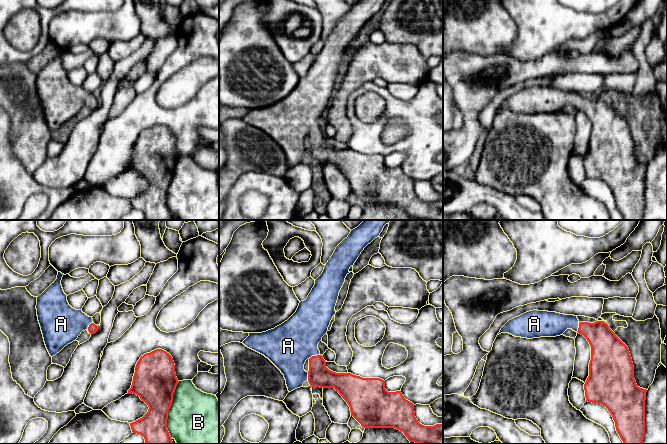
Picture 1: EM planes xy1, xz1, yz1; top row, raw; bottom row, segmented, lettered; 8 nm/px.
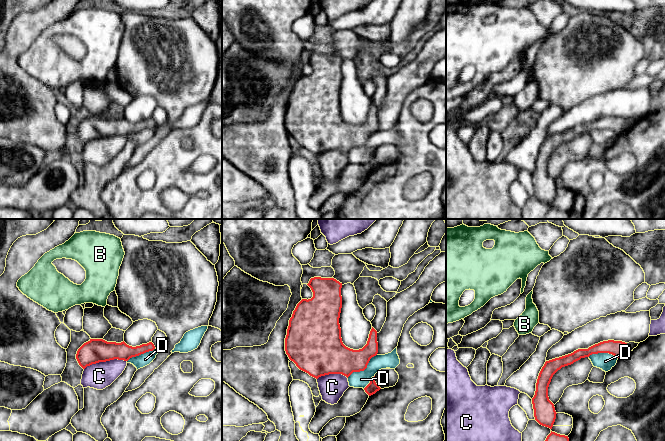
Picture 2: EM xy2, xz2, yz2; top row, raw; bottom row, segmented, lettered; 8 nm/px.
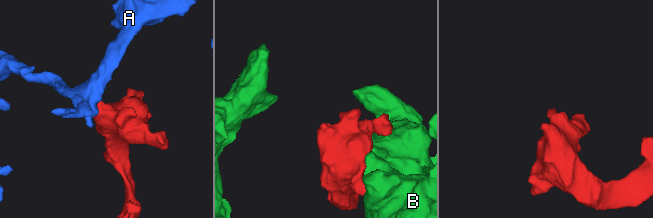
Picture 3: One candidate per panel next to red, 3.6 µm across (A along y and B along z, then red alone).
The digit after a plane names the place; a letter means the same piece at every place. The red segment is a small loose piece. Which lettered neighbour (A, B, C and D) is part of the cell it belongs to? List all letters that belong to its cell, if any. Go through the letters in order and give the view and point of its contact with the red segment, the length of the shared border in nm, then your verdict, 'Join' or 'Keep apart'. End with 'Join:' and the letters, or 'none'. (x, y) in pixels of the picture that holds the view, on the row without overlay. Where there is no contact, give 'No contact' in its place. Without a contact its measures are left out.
A: Touches red at xz1 (313, 132). Shared border 100 nm. Join
B: Touches red at xy1 (168, 186). Shared border 460 nm. Keep apart
C: Touches red at xy2 (105, 137). Shared border 360 nm. Keep apart
D: Touches red at xz2 (363, 146). Shared border 300 nm. Keep apart
Join: A

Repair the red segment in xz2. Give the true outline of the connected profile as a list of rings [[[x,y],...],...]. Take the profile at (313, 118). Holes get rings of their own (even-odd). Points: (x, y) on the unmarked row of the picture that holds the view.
[[[314,53],[310,55],[307,61],[311,64],[313,73],[308,76],[302,75],[297,80],[289,96],[285,114],[285,127],[289,135],[293,137],[300,146],[316,155],[329,150],[342,150],[348,154],[353,148],[364,147],[370,135],[378,129],[377,107],[372,103],[367,120],[362,125],[353,126],[346,123],[342,118],[339,100],[342,84],[342,59],[334,54]]]

